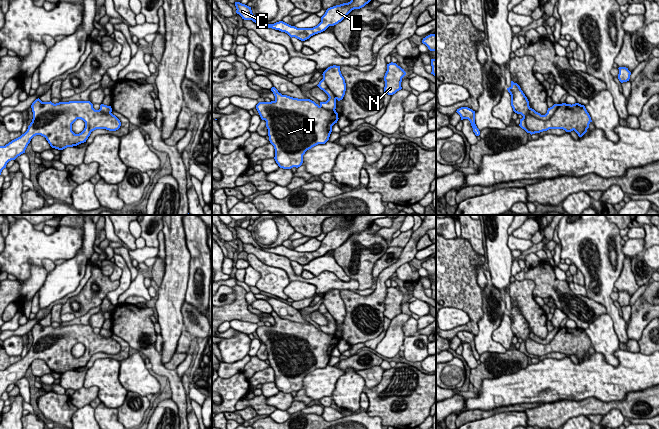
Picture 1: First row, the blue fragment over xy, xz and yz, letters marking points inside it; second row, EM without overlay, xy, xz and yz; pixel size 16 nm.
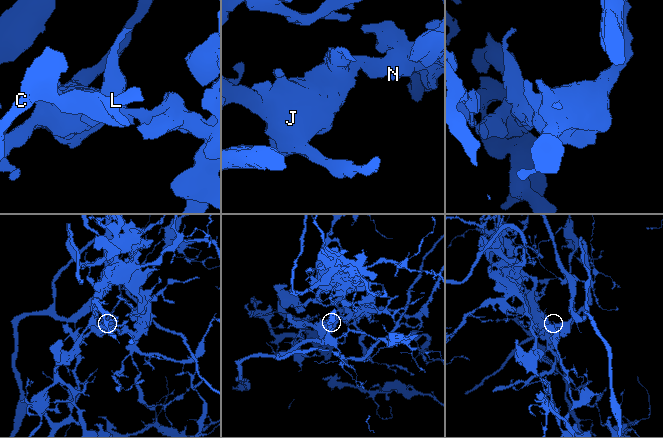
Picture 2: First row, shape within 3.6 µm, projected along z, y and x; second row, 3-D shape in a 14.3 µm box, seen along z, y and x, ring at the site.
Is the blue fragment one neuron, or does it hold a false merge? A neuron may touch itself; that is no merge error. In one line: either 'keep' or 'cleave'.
cleave

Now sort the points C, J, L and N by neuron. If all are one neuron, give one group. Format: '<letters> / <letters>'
C L N / J

